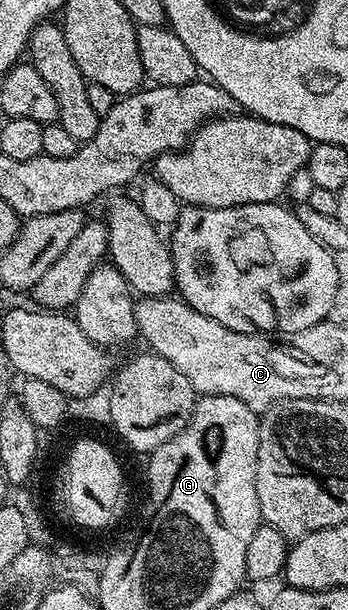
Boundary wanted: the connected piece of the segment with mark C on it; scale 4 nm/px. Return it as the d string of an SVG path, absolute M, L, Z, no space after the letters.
M179 298L137 299L134 318L139 339L186 374L197 394L238 398L257 414L267 412L281 400L318 400L318 380L314 380L312 366L296 354L291 343L275 344L264 334L231 332Z

